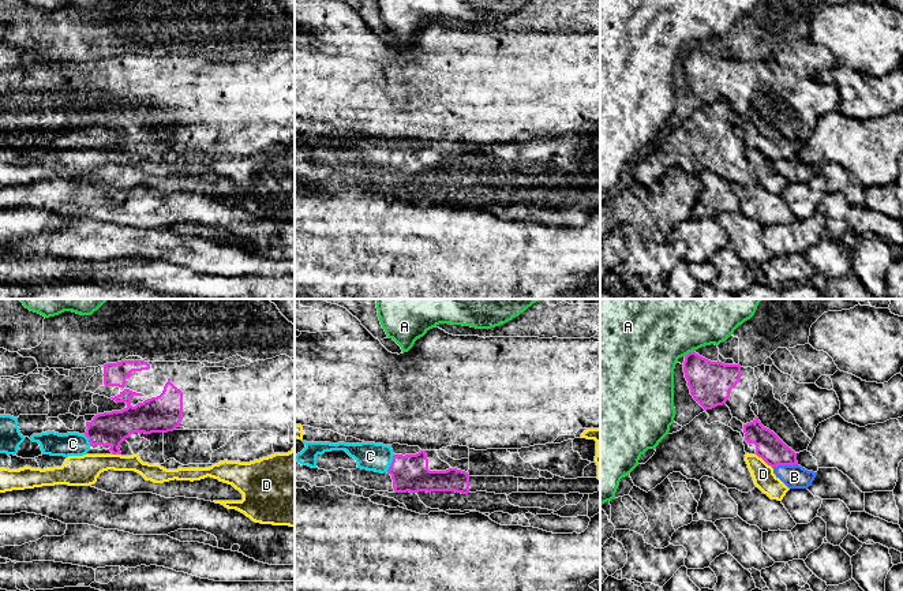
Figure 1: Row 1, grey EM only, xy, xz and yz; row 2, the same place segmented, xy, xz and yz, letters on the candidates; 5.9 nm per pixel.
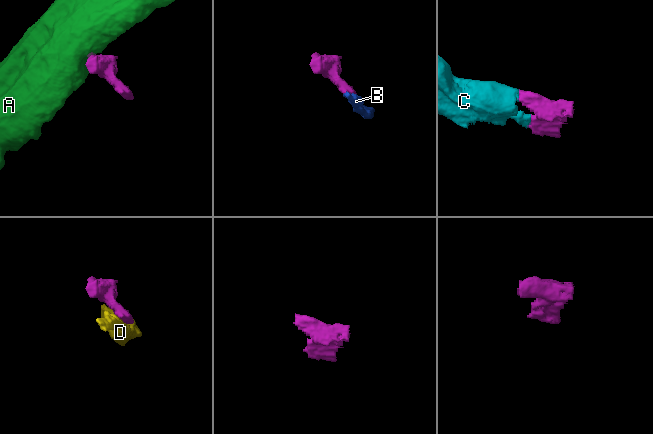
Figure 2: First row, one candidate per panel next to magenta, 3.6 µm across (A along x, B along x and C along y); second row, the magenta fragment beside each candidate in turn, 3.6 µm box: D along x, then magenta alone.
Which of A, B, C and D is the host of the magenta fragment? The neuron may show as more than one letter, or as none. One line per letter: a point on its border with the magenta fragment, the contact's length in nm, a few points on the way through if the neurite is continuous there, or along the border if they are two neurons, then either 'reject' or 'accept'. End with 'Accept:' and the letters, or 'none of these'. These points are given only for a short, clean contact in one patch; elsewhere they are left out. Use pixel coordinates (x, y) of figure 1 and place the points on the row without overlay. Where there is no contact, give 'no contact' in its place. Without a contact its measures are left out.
A: yz (689, 47) | 70 nm | along yz (693, 44), (684, 49) | reject
B: yz (785, 159) | 150 nm | along yz (797, 157), (772, 161) | reject
C: xz (392, 157) | 120 nm | accept
D: yz (764, 154) | 140 nm | along yz (756, 148), (772, 163) | reject
Accept: C

